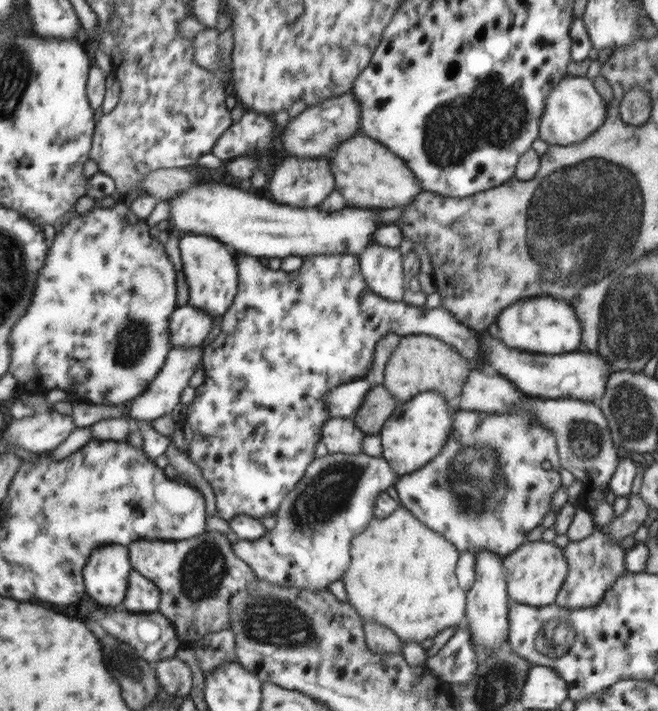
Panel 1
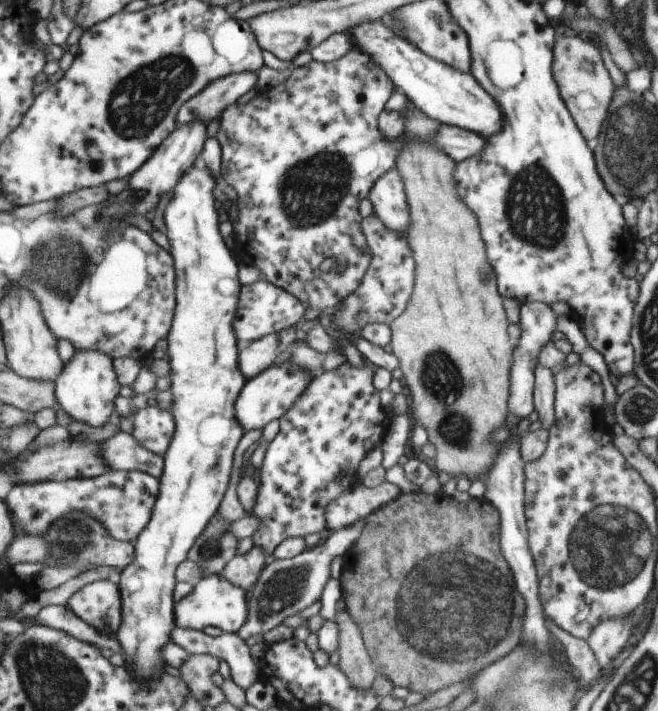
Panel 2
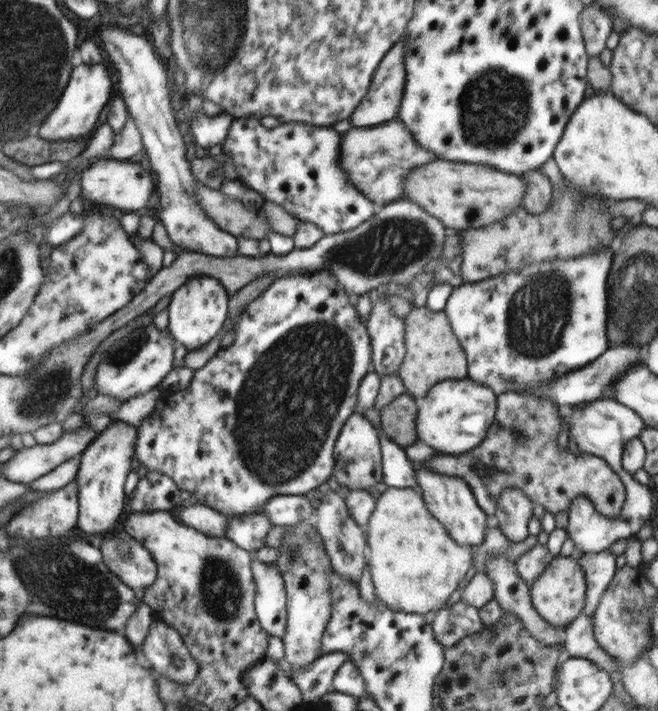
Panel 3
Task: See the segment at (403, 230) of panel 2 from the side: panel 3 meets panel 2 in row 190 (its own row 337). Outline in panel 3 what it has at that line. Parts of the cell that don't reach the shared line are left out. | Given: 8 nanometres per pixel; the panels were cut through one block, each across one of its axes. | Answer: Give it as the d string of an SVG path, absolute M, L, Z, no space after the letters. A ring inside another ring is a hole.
M380 294L378 299L363 323L367 326L371 344L370 370L381 377L397 372L405 348L403 348L403 322L399 320L399 316L394 315L386 297Z

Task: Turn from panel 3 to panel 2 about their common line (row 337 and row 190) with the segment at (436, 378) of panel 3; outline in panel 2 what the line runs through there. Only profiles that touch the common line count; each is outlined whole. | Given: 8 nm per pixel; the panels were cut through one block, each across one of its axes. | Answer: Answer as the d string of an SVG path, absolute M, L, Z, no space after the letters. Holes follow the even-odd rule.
M406 100L400 113L405 119L400 135L404 148L400 150L394 167L405 174L405 194L409 194L409 206L413 206L413 230L409 230L406 237L415 260L415 284L407 308L388 324L389 348L397 359L411 397L411 421L425 429L428 441L435 448L437 472L474 480L495 464L491 432L503 426L507 418L512 353L515 351L507 336L507 316L501 306L501 296L497 294L499 287L495 284L493 268L485 257L478 219L458 195L454 178L456 163L433 144L442 124L417 110L411 100Z

